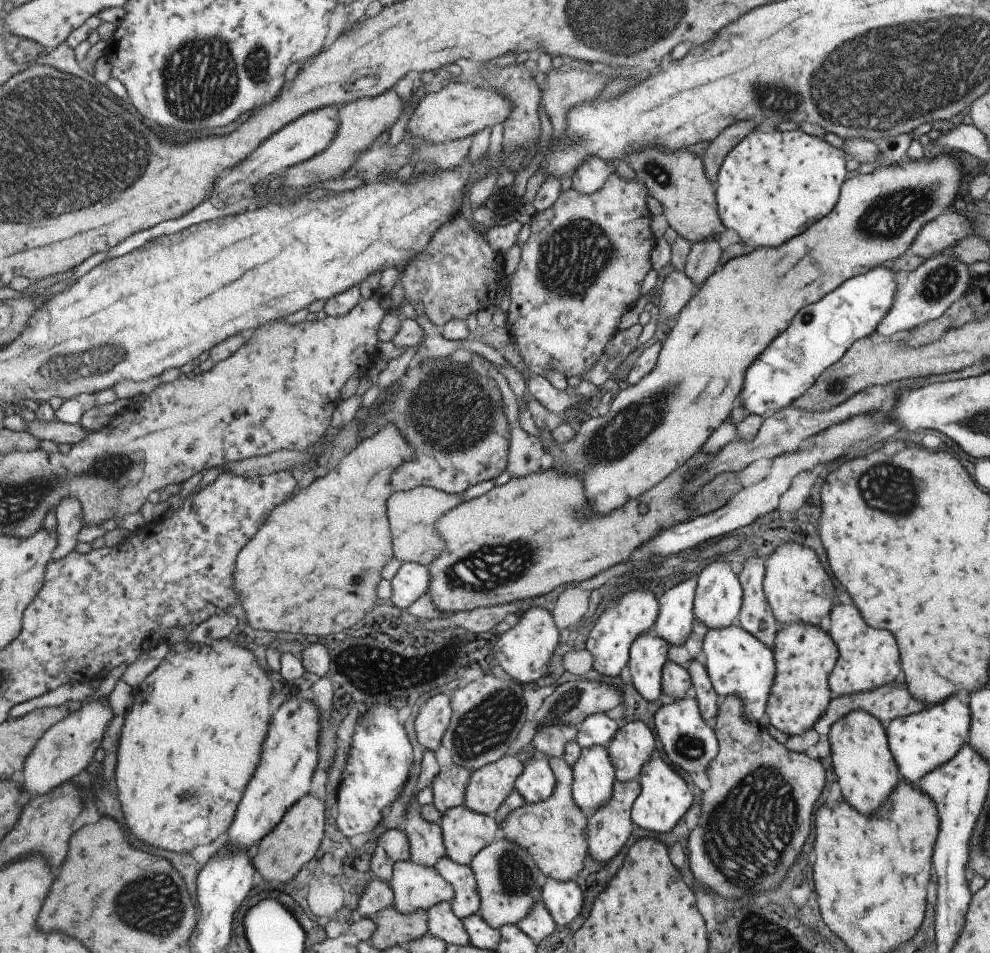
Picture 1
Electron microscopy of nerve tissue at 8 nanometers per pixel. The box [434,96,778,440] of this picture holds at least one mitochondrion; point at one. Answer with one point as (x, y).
(570, 252)

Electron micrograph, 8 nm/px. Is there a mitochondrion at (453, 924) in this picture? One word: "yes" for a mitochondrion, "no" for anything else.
no

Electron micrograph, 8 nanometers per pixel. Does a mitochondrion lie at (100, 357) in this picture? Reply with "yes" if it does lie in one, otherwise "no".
yes

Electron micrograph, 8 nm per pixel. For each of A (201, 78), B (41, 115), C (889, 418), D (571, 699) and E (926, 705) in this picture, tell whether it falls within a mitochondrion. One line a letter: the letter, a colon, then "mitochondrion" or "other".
A: mitochondrion
B: mitochondrion
C: other
D: mitochondrion
E: other

